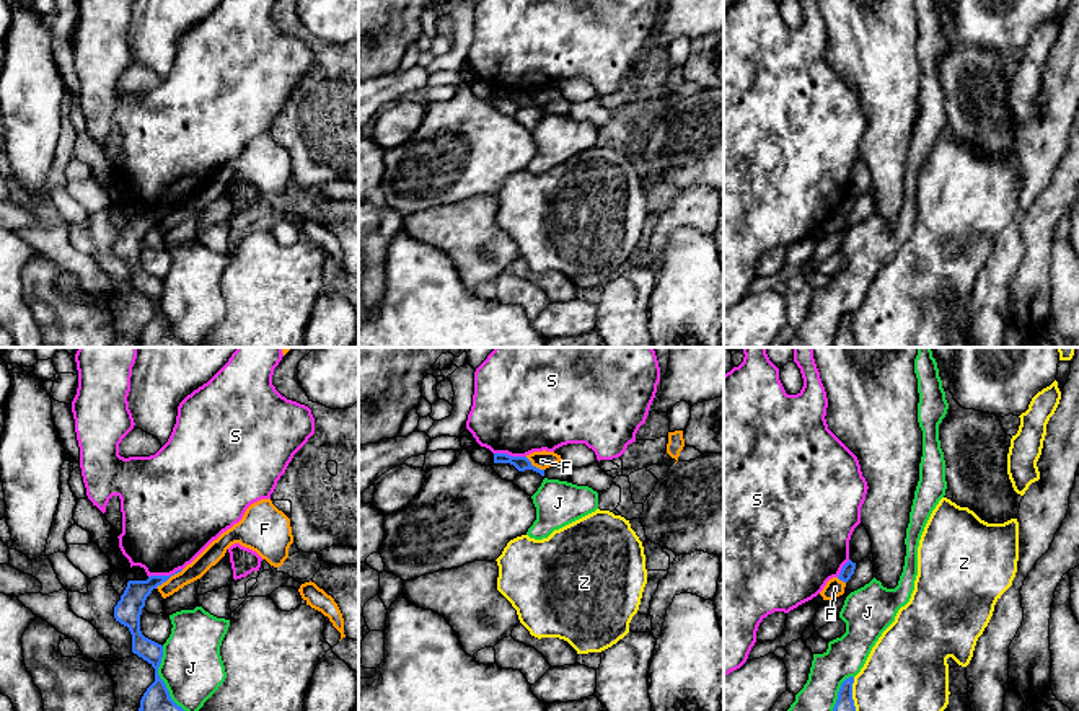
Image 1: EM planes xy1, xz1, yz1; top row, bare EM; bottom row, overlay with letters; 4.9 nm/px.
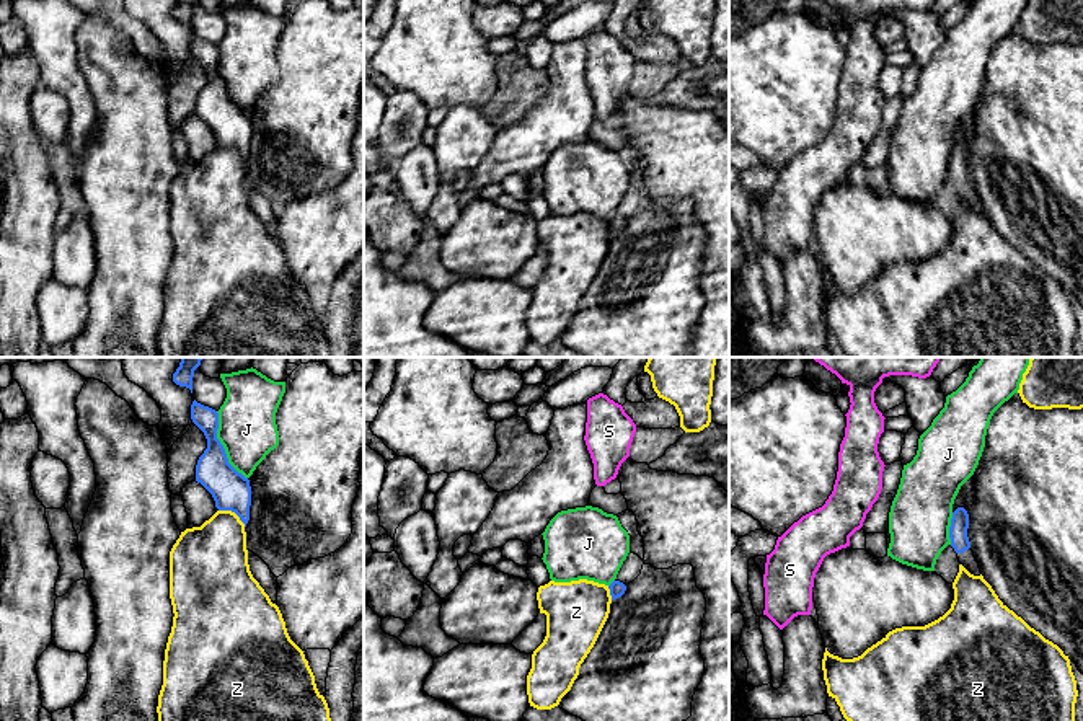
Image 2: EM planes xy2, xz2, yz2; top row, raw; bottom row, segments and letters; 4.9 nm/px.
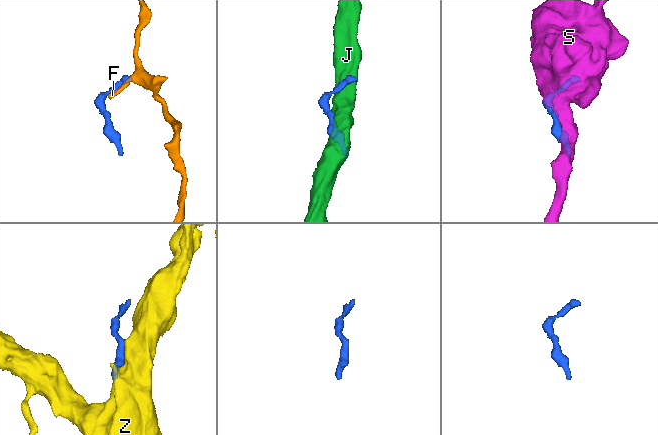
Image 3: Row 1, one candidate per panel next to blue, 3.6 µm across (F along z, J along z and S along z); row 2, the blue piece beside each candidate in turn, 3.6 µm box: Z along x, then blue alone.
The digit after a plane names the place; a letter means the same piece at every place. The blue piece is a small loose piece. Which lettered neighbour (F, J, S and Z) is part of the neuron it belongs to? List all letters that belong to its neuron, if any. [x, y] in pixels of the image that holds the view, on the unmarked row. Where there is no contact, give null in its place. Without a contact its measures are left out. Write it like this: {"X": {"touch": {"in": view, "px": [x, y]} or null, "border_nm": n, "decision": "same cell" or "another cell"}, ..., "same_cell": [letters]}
{"F": {"touch": {"in": "xy1", "px": [168, 212]}, "border_nm": 170, "decision": "another cell"}, "J": {"touch": {"in": "xy2", "px": [222, 80]}, "border_nm": 360, "decision": "another cell"}, "S": {"touch": {"in": "xy1", "px": [165, 211]}, "border_nm": 180, "decision": "another cell"}, "Z": {"touch": {"in": "xy2", "px": [234, 145]}, "border_nm": 160, "decision": "another cell"}, "same_cell": []}

